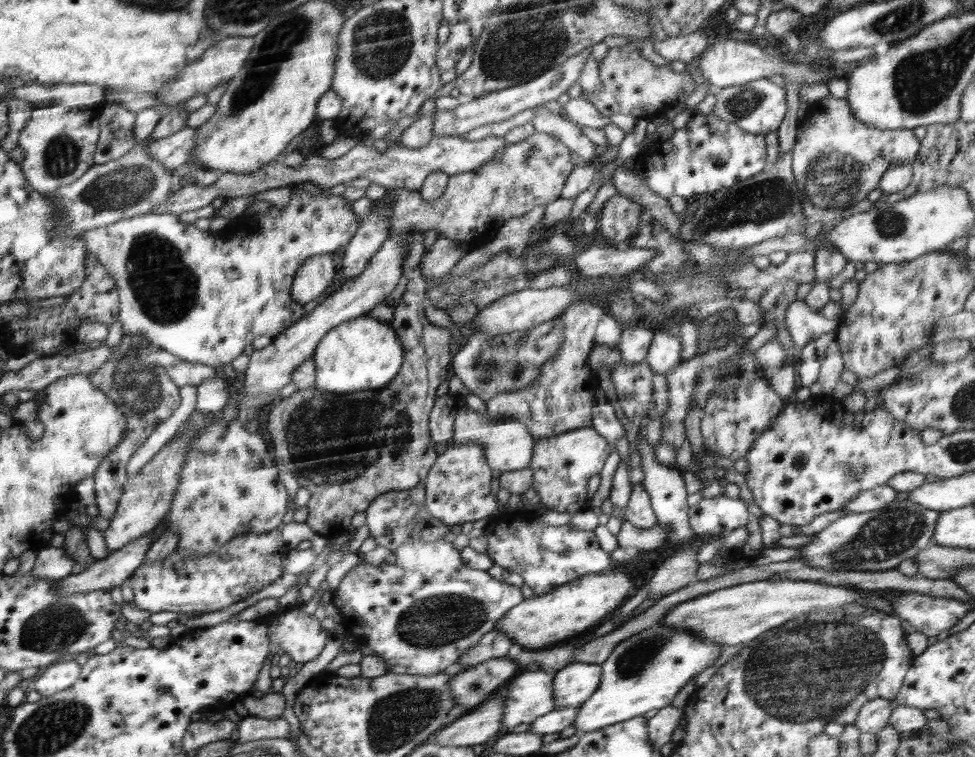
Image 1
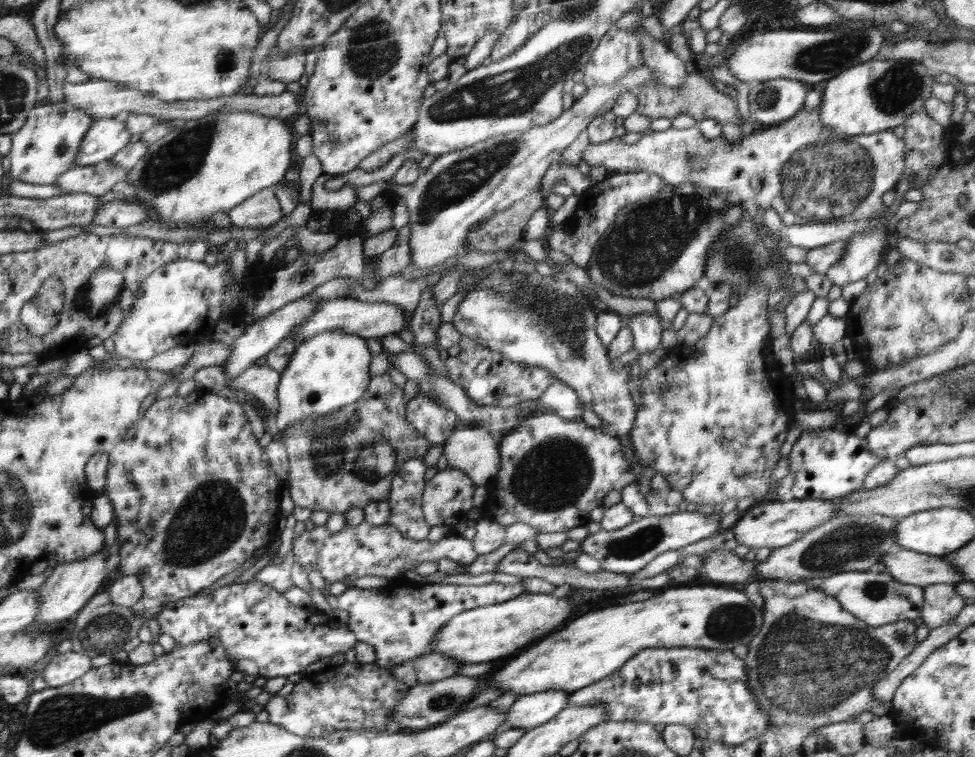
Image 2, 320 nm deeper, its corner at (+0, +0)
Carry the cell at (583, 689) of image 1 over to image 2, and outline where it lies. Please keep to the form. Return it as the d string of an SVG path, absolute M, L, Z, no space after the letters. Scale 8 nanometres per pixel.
M545 690L519 697L509 708L505 722L514 728L531 728L548 722L560 709L568 707L571 692Z

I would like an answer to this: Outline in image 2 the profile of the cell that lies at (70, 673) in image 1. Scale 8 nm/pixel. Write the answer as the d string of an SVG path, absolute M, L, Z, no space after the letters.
M68 652L54 655L44 668L41 677L49 687L59 687L80 678L92 668L91 656L83 652Z

